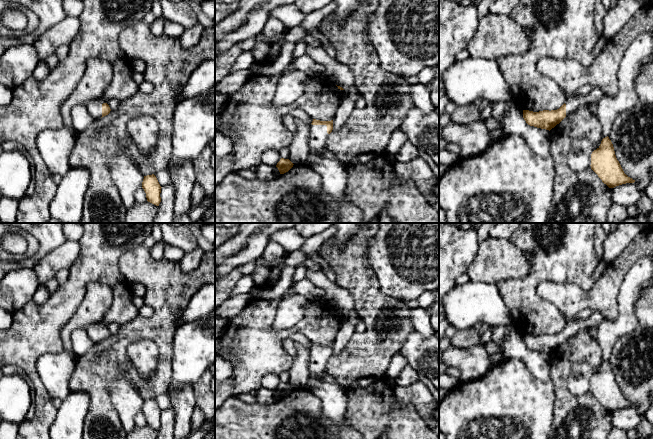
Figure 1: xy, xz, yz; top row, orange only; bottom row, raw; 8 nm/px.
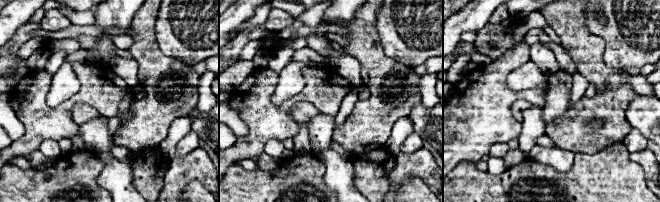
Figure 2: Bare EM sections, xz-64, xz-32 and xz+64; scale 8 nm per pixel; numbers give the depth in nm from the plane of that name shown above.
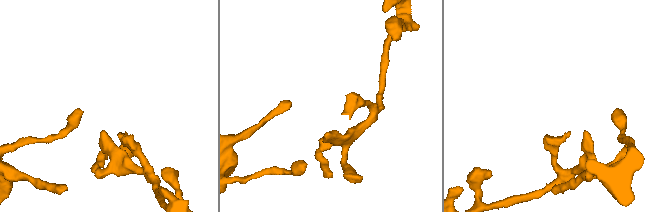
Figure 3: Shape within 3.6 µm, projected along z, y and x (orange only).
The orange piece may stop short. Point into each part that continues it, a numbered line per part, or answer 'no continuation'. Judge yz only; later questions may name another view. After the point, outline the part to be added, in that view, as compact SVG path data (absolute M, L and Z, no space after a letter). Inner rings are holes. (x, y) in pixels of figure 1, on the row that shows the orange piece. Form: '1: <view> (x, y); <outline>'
1: yz (572, 103); M594 86L592 90L585 96L570 96L567 97L566 104L566 116L574 112L577 108L583 105L590 106L593 103L598 103L601 97L604 95L601 88Z

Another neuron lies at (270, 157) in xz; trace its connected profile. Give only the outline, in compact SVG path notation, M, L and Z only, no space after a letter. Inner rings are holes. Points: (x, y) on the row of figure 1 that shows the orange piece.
M268 150L265 151L261 156L261 162L265 165L276 166L280 161L281 157L278 151Z

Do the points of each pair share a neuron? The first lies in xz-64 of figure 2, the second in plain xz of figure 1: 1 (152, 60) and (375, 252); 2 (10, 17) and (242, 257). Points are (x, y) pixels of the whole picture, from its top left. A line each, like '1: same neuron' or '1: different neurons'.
1: different neurons
2: different neurons

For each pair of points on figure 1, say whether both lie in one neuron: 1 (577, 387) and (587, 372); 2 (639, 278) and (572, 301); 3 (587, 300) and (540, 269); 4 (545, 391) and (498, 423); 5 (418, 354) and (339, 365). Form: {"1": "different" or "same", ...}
{"1": "same", "2": "different", "3": "different", "4": "same", "5": "different"}

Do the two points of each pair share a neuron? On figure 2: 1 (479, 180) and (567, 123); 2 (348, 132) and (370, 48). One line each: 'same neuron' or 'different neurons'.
1: different neurons
2: same neuron

